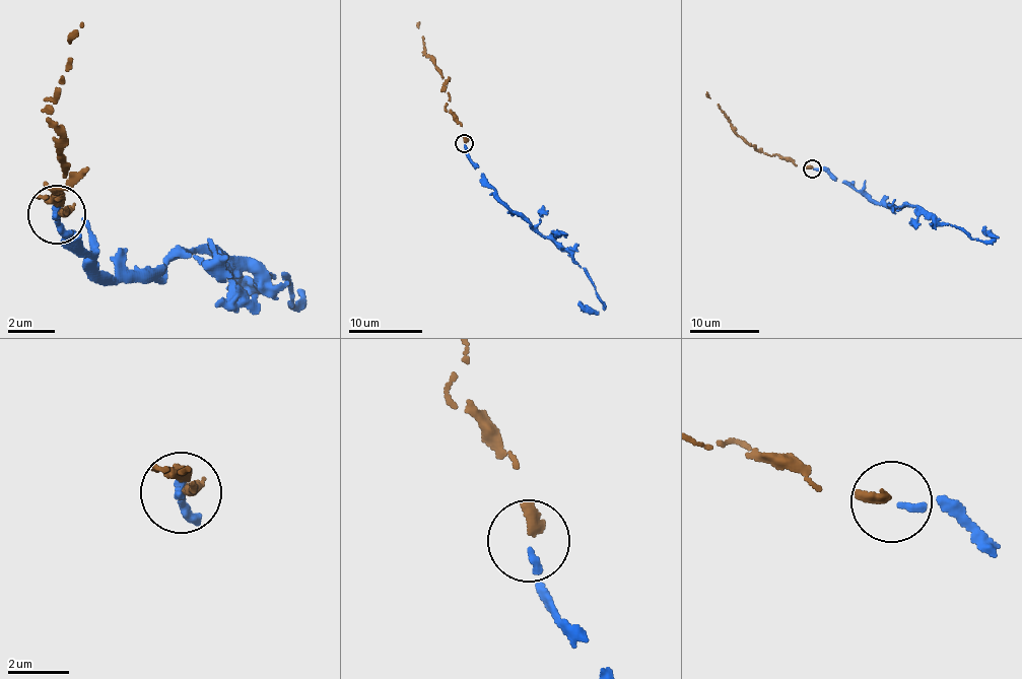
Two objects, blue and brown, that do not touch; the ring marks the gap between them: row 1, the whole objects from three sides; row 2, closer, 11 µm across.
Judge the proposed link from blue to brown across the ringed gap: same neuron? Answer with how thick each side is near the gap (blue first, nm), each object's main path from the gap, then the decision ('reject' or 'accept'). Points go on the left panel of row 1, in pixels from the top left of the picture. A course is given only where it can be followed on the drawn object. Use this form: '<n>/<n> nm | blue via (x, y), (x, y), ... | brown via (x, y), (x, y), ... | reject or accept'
220/360 nm | blue via (54, 213), (118, 281), (219, 250), (256, 274), (283, 274), (289, 306), (298, 288), (231, 279) | brown via (57, 215), (67, 209), (38, 195), (59, 201), (70, 164), (49, 118), (73, 57), (69, 45), (83, 23) | accept

